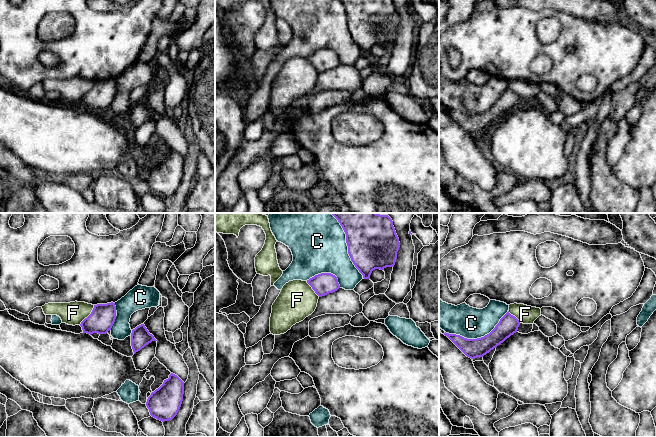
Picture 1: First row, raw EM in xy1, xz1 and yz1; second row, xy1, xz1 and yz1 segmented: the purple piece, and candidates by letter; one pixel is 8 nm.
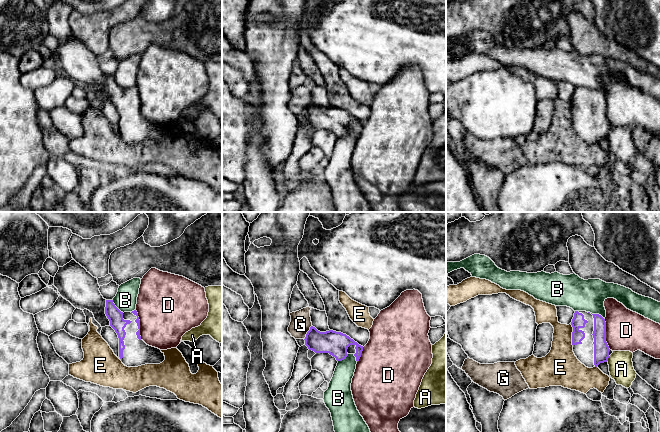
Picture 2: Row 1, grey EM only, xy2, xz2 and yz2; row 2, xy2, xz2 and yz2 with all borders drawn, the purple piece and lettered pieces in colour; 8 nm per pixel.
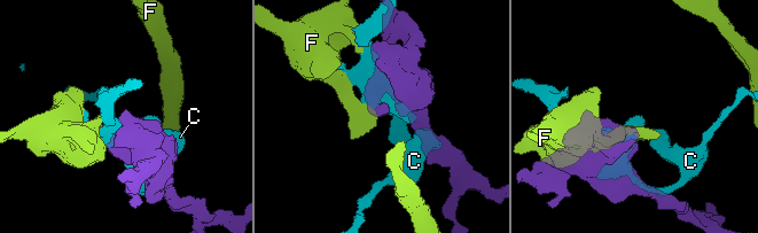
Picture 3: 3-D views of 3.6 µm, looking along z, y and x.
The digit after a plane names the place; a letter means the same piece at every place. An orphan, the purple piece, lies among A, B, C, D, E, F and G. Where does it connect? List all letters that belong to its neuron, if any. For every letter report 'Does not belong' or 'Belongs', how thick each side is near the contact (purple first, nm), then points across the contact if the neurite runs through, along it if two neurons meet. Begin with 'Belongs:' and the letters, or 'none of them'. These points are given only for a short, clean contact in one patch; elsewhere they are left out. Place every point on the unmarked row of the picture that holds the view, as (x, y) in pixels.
Belongs: none of them
A: Does not belong. Thickness 130 nm (purple) against 200 nm
B: Does not belong. Thickness 110 nm (purple) against 260 nm. Boundary: yz2 (588, 87), (599, 90), (603, 94)
C: Does not belong. Thickness 160 nm (purple) against 260 nm
D: Does not belong. Thickness 130 nm (purple) against 320 nm
E: Does not belong. Thickness 110 nm (purple) against 260 nm
F: Does not belong. Thickness 200 nm (purple) against 190 nm. Boundary: xy1 (94, 81), (91, 88), (79, 100)
G: Does not belong. Thickness 190 nm (purple) against 170 nm

